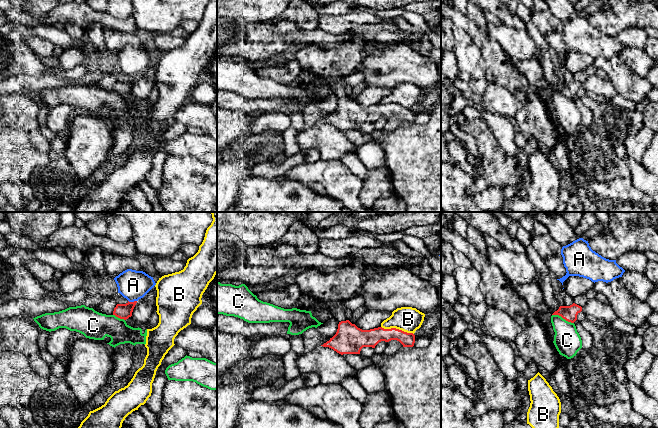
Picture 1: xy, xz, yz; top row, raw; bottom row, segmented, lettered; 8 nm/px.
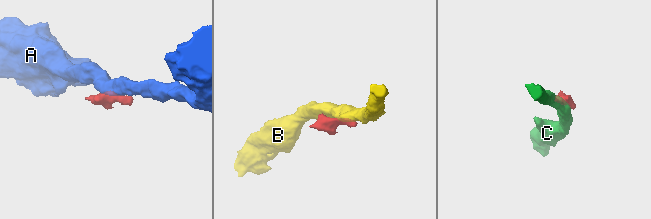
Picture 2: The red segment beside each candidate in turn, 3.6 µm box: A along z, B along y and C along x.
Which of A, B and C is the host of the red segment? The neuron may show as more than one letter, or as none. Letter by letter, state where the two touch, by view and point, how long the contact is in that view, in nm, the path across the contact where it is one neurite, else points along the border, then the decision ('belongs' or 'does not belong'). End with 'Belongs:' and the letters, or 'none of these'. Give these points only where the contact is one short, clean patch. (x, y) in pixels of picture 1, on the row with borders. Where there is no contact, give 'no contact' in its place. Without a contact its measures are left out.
A: contact xy (132, 302); length 70 nm; border xy (128, 300), (136, 301); does not belong
B: contact xz (397, 329); length 280 nm; border xz (381, 326), (384, 328), (401, 329), (413, 334); does not belong
C: contact yz (563, 318); length 190 nm; border yz (552, 314), (558, 314), (573, 323); does not belong
Belongs: none of these

